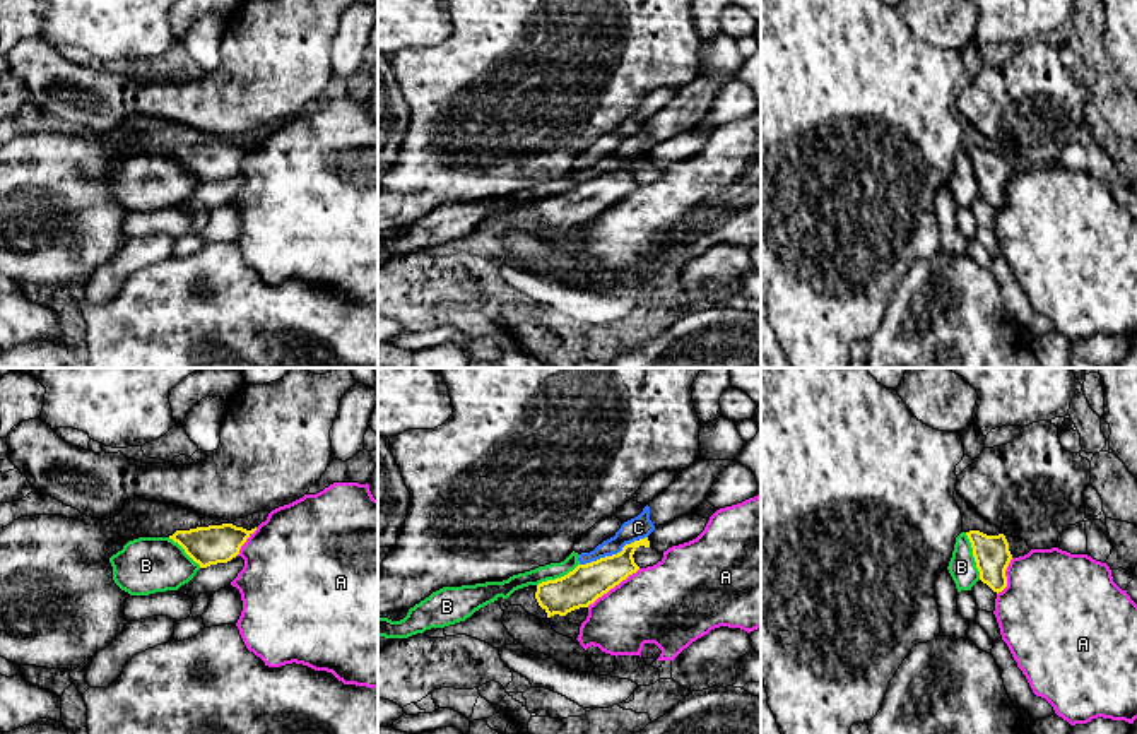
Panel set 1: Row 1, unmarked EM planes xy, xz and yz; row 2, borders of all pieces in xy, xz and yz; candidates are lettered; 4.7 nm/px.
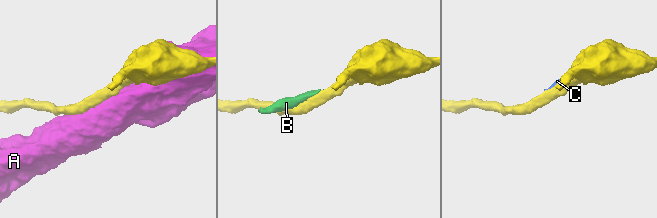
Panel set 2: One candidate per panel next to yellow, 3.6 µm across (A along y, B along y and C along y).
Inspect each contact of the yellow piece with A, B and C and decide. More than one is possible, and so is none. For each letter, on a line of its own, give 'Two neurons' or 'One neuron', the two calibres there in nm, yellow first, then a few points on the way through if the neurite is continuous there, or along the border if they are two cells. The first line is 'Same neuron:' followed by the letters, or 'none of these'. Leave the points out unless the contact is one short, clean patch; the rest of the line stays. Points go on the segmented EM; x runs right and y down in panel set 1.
Same neuron: none of these
A: Two neurons. Thickness 180 nm (yellow) against 380 nm
B: Two neurons. Thickness 170 nm (yellow) against 130 nm
C: Two neurons. Thickness 180 nm (yellow) against 110 nm

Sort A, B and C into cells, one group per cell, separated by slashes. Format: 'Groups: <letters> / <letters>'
Groups: A / B C

